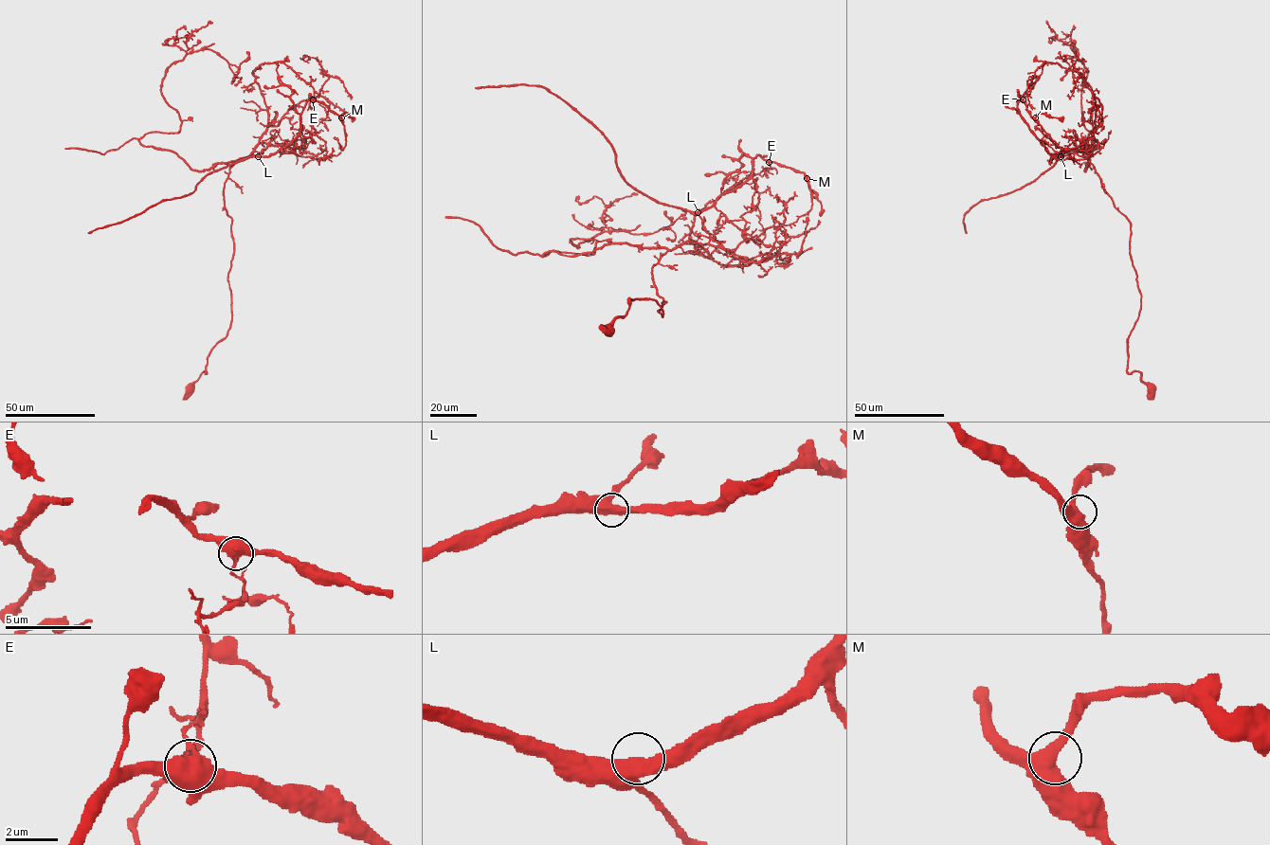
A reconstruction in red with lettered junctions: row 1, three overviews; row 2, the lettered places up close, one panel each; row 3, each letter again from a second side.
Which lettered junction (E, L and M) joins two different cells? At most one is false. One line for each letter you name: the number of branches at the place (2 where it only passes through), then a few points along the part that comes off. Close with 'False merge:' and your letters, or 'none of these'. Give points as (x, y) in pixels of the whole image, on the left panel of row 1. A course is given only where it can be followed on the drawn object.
E: 2 | (313, 99), (302, 111), (300, 132), (274, 154), (229, 164), (210, 172), (190, 193), (163, 199), (88, 233)
False merge: E

